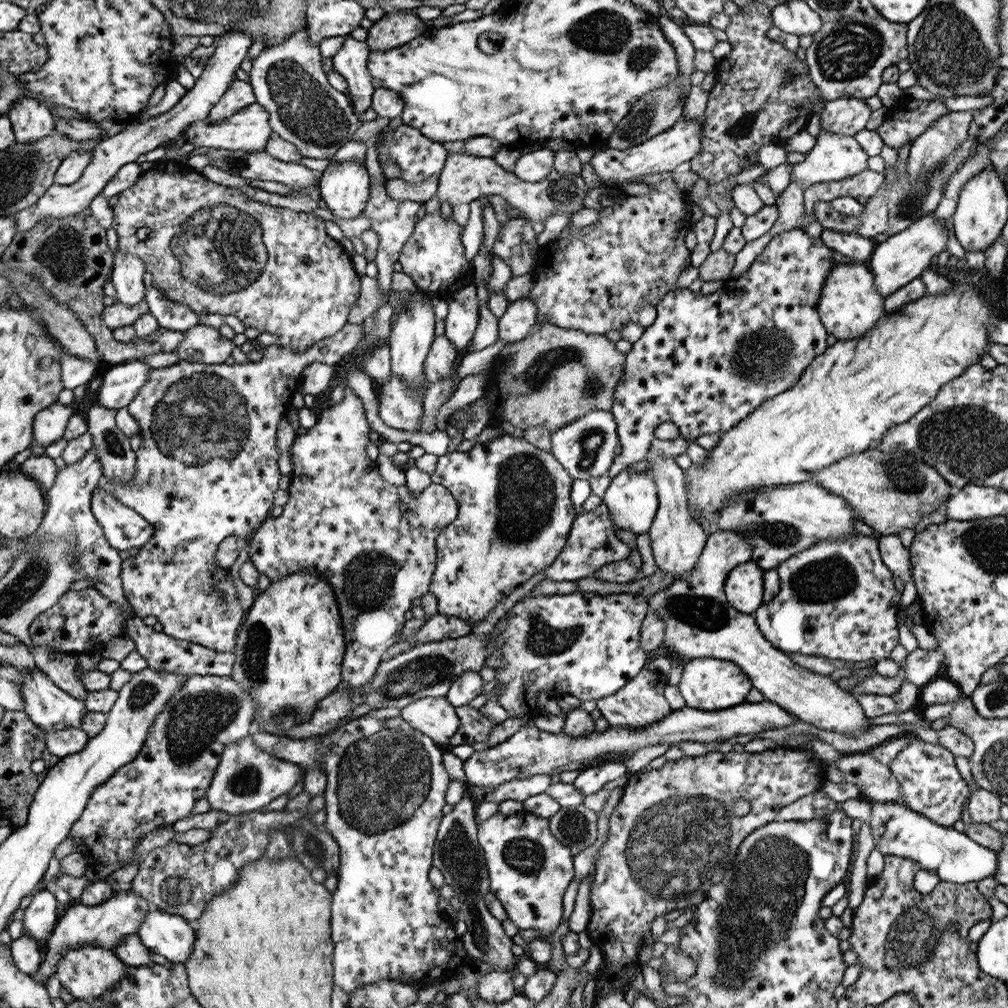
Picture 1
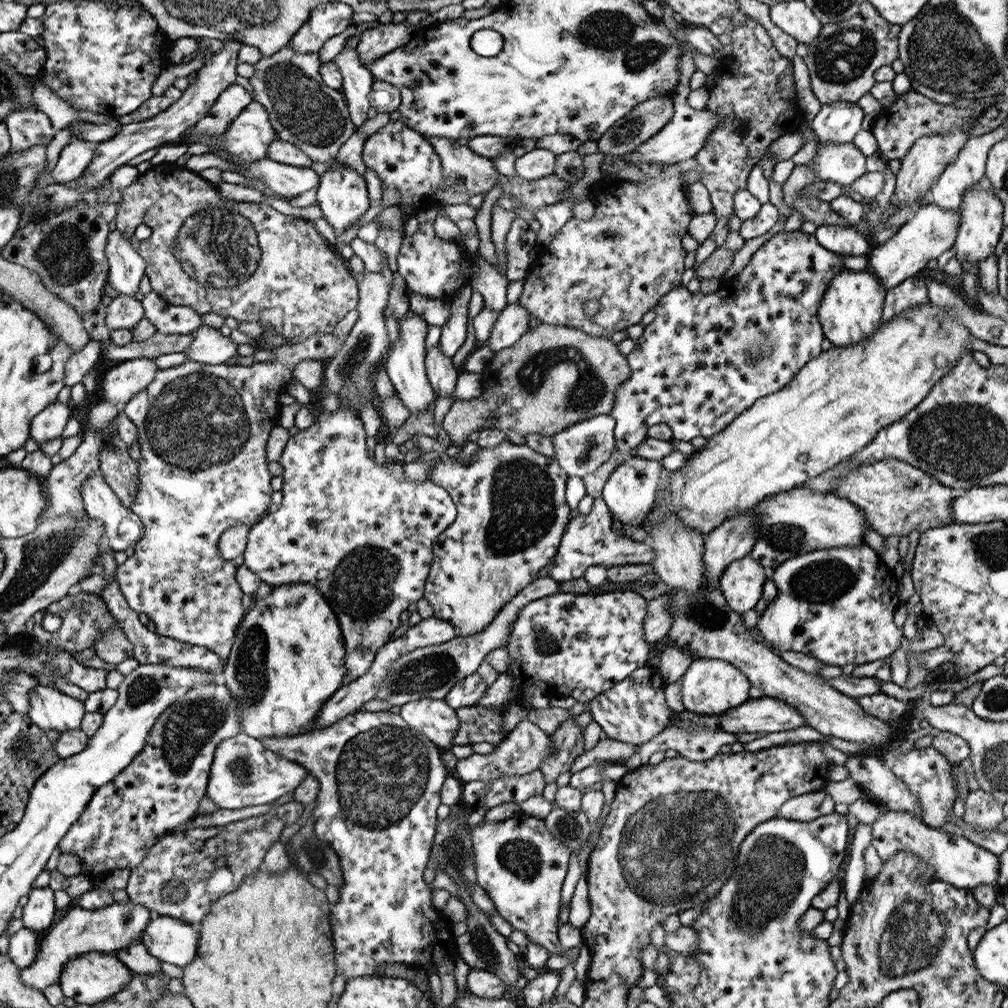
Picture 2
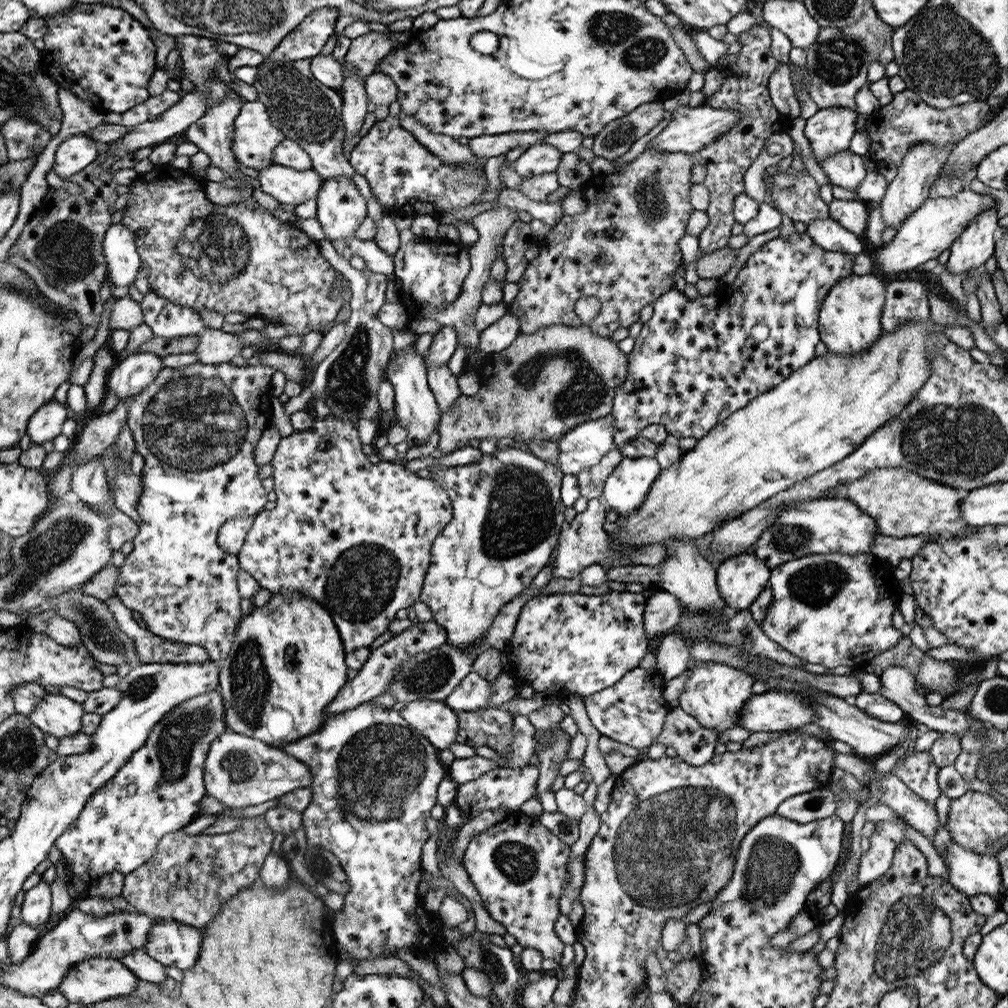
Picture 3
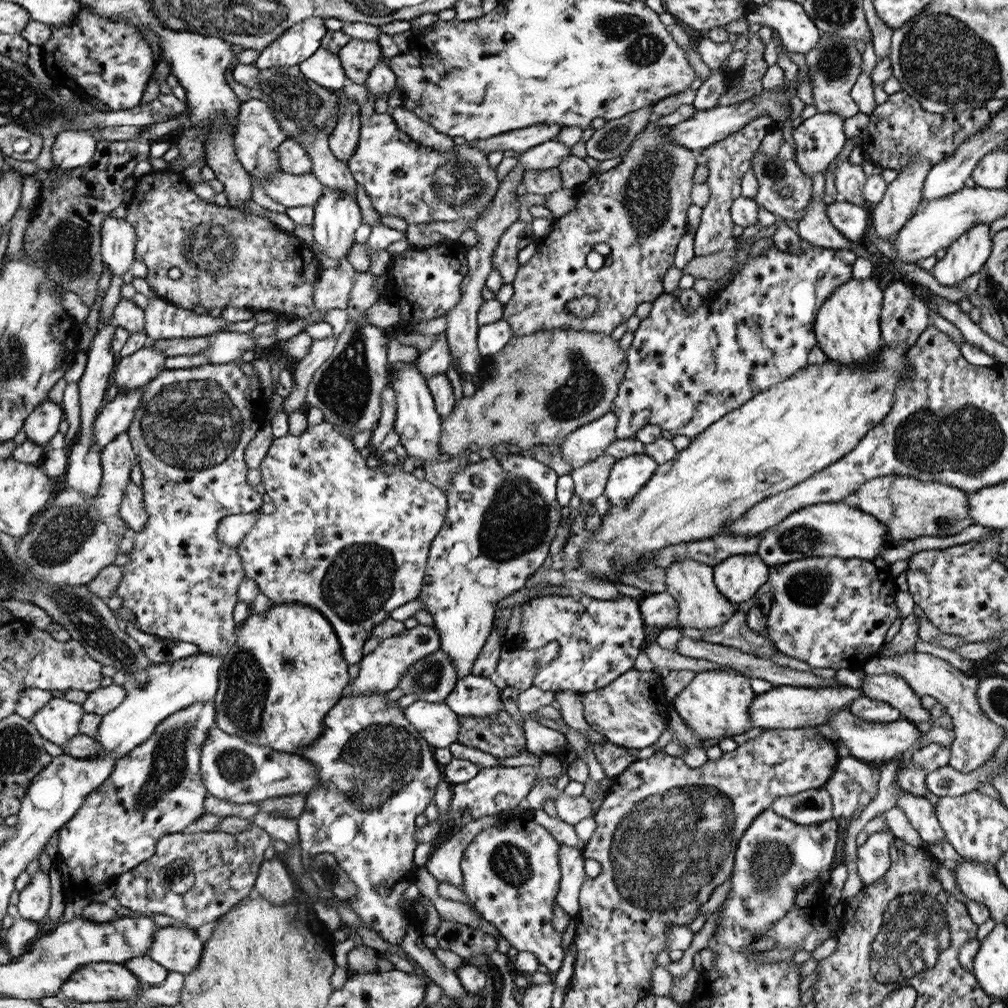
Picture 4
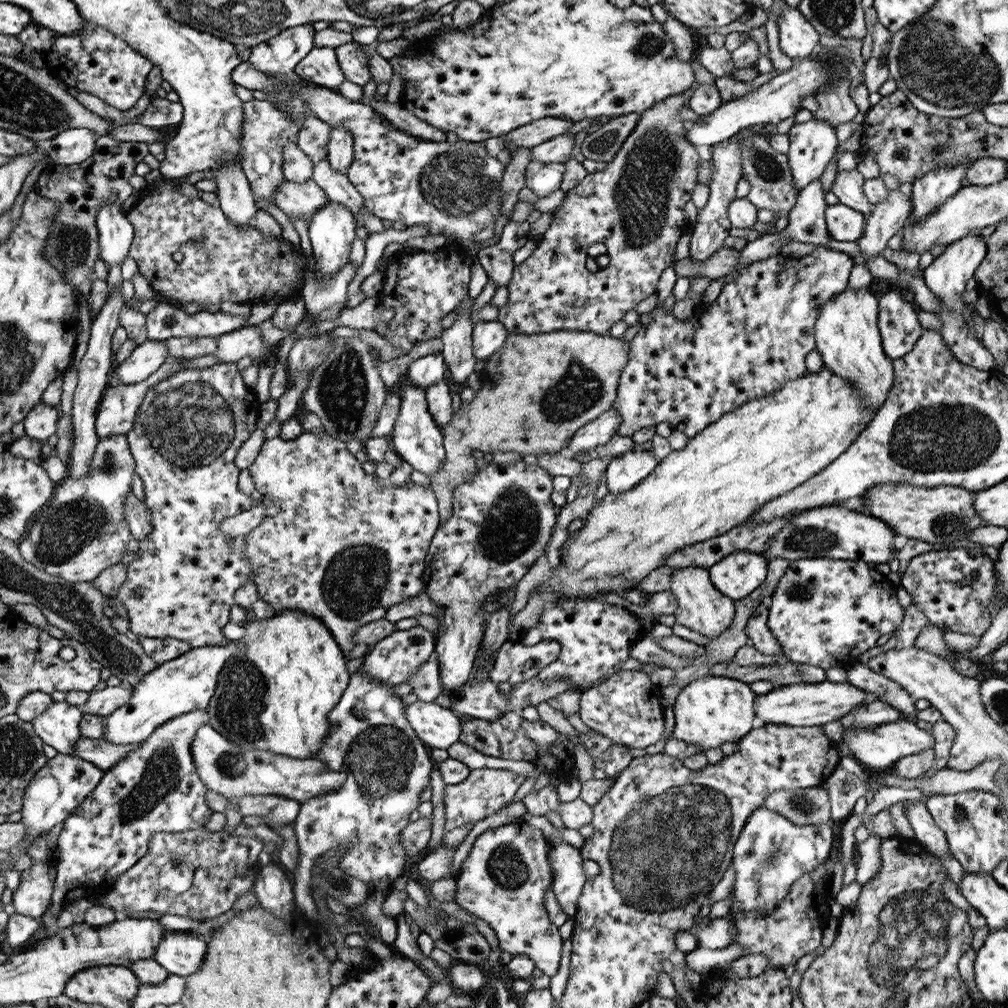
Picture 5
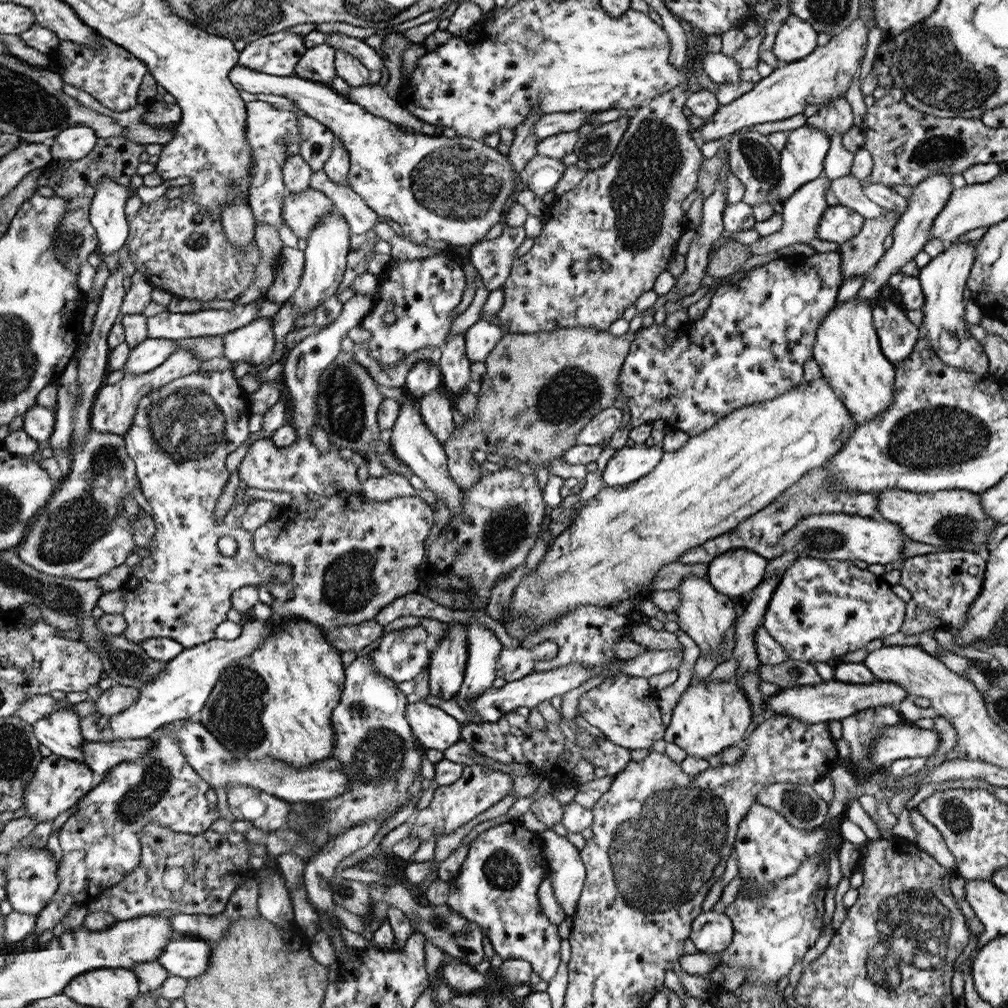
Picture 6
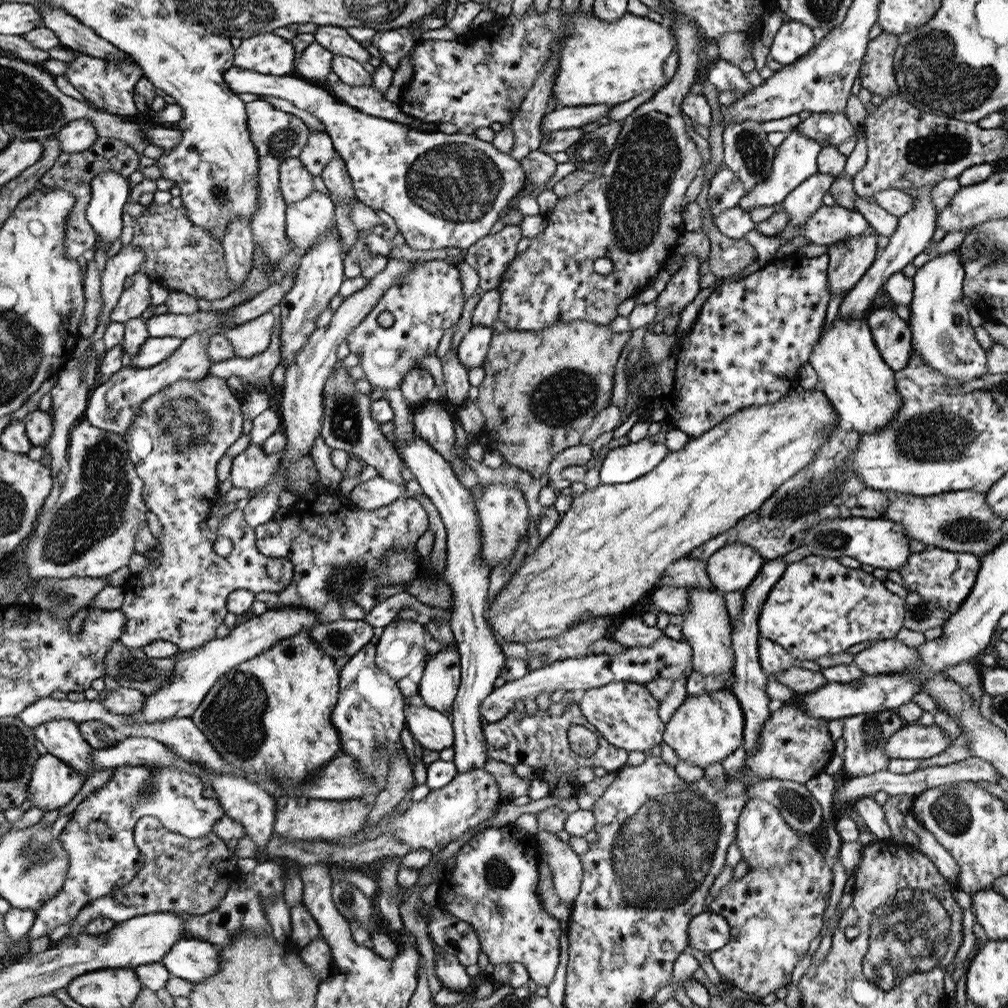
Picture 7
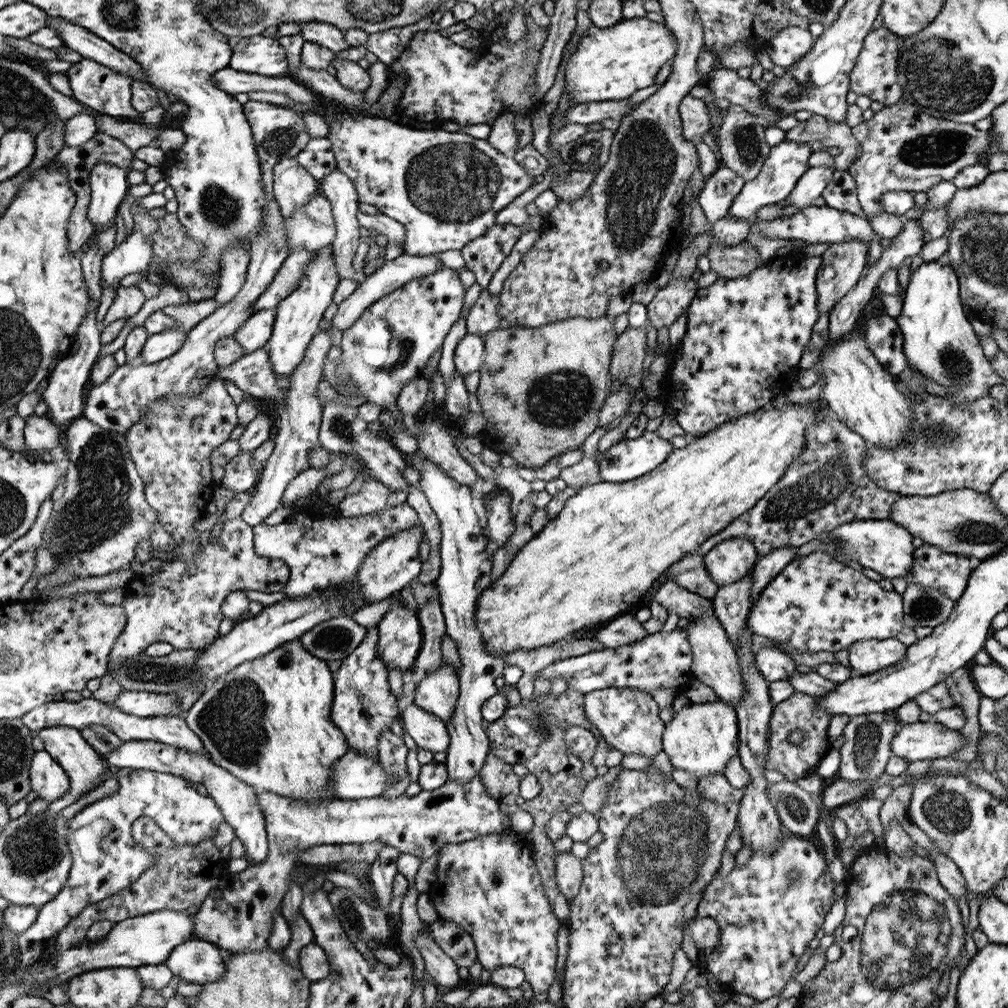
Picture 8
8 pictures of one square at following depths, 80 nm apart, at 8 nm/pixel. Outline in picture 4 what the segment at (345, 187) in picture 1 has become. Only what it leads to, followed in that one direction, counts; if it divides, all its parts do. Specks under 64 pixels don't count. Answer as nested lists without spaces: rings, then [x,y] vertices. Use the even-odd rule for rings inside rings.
[[[326,188],[314,206],[312,232],[316,244],[332,260],[342,260],[354,244],[356,228],[362,224],[362,214],[352,196],[343,190]]]

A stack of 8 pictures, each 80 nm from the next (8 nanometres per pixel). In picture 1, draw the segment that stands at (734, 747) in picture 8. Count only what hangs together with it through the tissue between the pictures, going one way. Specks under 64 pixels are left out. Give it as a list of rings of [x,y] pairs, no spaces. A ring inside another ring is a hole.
[[[712,657],[687,660],[677,685],[688,707],[708,712],[724,710],[726,707],[746,702],[753,687],[748,676],[737,664]]]

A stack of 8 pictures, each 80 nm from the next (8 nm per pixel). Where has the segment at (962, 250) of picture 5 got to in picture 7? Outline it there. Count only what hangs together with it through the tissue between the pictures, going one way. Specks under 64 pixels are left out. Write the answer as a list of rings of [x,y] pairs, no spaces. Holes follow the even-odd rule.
[[[956,250],[933,256],[917,268],[911,303],[911,317],[906,320],[911,327],[911,349],[933,370],[941,372],[954,382],[968,382],[988,374],[987,352],[974,337],[974,327],[969,323],[968,303],[963,296],[964,267],[961,254]]]

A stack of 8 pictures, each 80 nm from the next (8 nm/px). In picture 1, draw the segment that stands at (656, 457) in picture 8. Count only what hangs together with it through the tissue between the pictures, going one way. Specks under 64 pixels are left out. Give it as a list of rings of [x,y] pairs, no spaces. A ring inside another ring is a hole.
[[[647,459],[635,462],[622,469],[610,482],[603,497],[603,504],[609,510],[610,520],[615,530],[625,530],[636,536],[648,533],[659,506],[657,486]]]

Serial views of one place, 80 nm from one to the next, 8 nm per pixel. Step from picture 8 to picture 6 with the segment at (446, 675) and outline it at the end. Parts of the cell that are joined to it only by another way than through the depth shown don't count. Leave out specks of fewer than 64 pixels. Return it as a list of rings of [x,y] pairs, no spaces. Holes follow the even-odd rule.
[[[446,623],[448,631],[436,653],[430,657],[428,686],[429,694],[436,698],[455,698],[464,683],[470,658],[468,624]]]

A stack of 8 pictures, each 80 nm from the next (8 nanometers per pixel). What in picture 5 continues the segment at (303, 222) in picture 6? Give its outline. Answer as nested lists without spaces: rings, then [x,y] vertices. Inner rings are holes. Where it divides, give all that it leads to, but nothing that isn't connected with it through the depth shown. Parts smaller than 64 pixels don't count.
[[[312,178],[302,184],[285,179],[285,182],[275,190],[273,197],[275,204],[288,217],[300,218],[303,216],[309,222],[315,212],[318,212],[323,206],[327,206],[327,202],[329,202],[327,193]]]

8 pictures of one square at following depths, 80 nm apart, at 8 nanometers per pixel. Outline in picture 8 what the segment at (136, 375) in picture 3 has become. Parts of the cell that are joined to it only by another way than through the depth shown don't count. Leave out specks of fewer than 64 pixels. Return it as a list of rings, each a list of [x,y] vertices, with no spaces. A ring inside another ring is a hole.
[[[168,329],[151,334],[146,339],[143,351],[136,358],[136,364],[154,364],[178,352],[184,344],[187,331]]]

